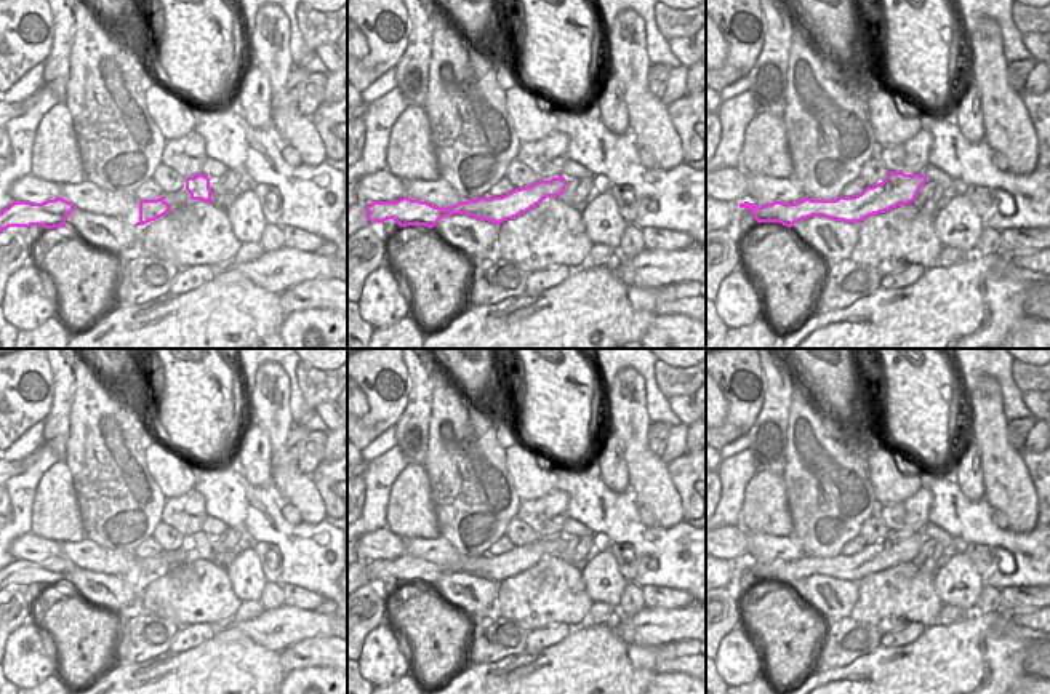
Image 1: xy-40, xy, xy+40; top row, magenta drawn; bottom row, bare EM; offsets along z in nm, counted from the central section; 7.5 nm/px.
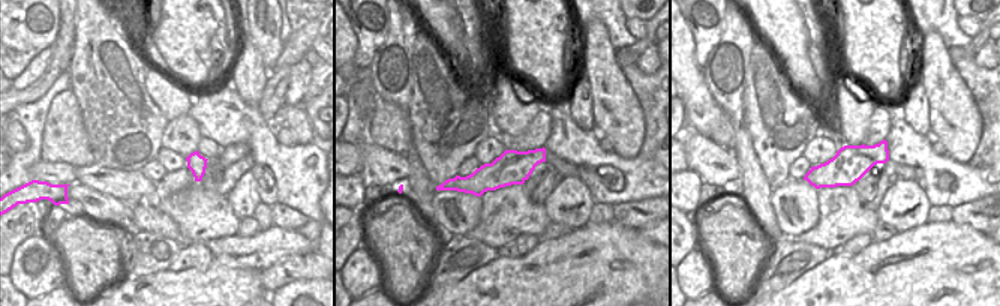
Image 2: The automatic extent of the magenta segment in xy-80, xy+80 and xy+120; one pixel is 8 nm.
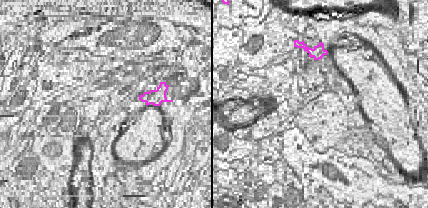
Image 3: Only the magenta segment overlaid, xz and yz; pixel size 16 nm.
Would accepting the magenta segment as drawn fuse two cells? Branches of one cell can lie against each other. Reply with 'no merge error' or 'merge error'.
merge error

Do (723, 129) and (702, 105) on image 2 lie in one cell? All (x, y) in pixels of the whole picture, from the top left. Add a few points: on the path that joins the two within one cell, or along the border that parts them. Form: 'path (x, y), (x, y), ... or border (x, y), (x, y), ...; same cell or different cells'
border (721, 111), (721, 120), (709, 138); different cells

